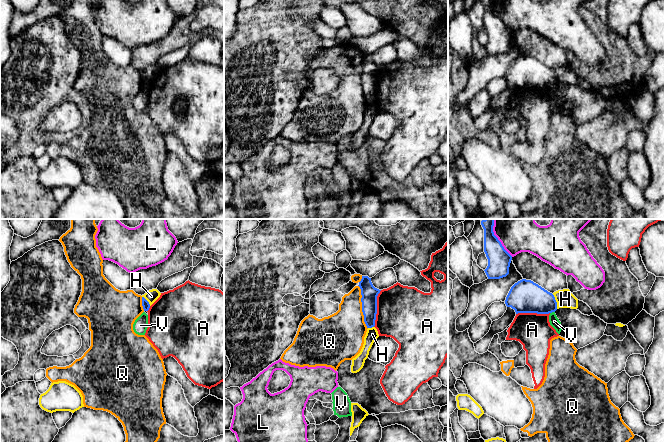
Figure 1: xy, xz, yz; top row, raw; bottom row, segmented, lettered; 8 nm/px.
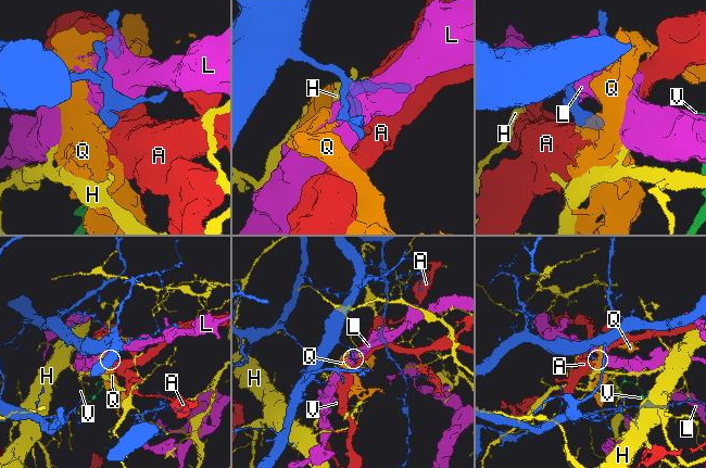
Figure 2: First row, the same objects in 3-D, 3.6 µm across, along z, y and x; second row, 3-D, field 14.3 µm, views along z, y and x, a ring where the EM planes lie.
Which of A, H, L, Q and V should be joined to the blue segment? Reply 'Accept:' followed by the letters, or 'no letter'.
Accept: no letter

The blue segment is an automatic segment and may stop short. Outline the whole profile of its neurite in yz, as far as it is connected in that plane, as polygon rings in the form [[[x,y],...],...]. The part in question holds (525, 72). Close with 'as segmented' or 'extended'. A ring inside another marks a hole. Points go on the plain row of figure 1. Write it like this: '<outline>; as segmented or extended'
[[[526,55],[518,57],[511,63],[505,80],[514,85],[516,90],[549,90],[557,86],[554,71],[533,57]]]; as segmented

